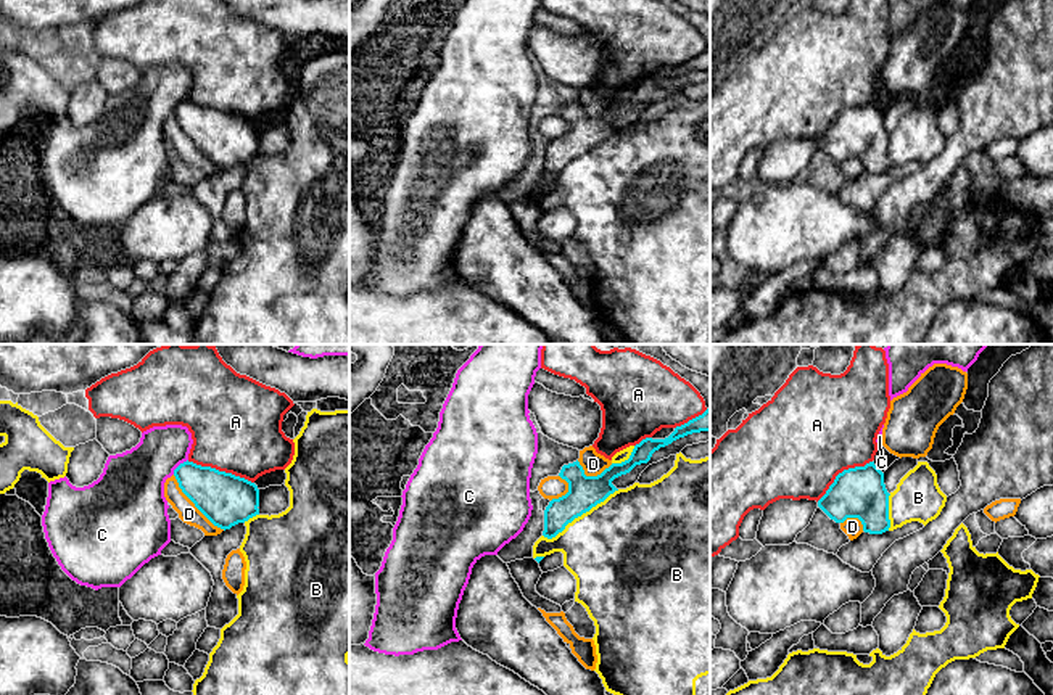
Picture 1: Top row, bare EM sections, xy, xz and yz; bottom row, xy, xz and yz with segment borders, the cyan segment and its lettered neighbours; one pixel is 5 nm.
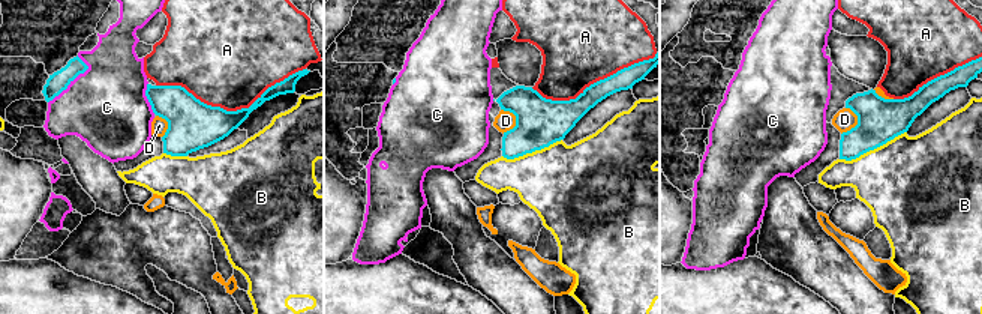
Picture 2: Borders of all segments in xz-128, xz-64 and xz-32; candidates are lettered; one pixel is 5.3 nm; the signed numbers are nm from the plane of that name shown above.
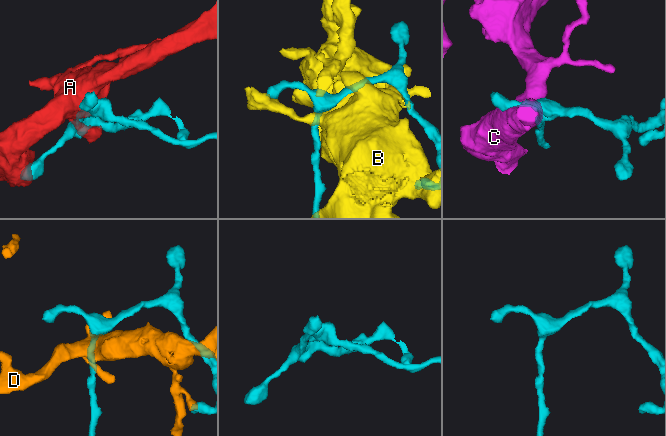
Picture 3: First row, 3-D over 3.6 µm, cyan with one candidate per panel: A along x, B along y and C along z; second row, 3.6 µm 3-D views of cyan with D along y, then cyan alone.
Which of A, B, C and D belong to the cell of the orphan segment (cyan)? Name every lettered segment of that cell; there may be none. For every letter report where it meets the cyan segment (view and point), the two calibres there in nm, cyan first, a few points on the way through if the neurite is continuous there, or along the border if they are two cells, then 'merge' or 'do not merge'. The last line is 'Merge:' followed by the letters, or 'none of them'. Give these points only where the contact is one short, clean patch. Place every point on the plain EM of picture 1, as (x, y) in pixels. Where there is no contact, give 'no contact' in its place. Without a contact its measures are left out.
A: xy (221, 111) | 260/460 nm | do not merge
B: xz (580, 155) | 160/480 nm | do not merge
C: xy (179, 105) | 240/320 nm | do not merge
D: xy (195, 145) | 260/100 nm | merge
Merge: D

